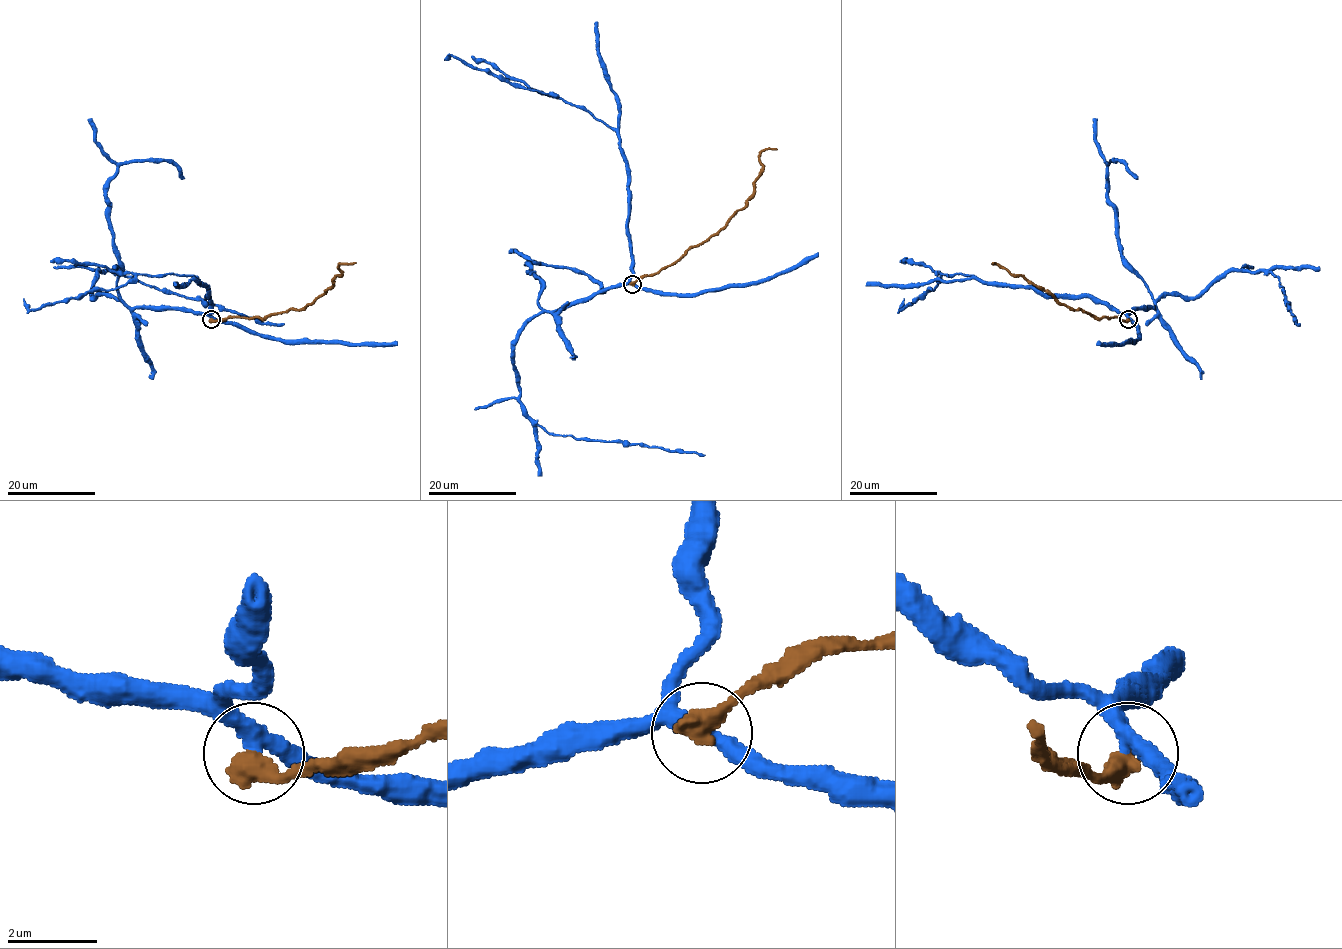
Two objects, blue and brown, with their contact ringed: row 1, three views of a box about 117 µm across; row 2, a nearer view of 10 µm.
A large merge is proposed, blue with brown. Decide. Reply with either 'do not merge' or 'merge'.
do not merge

